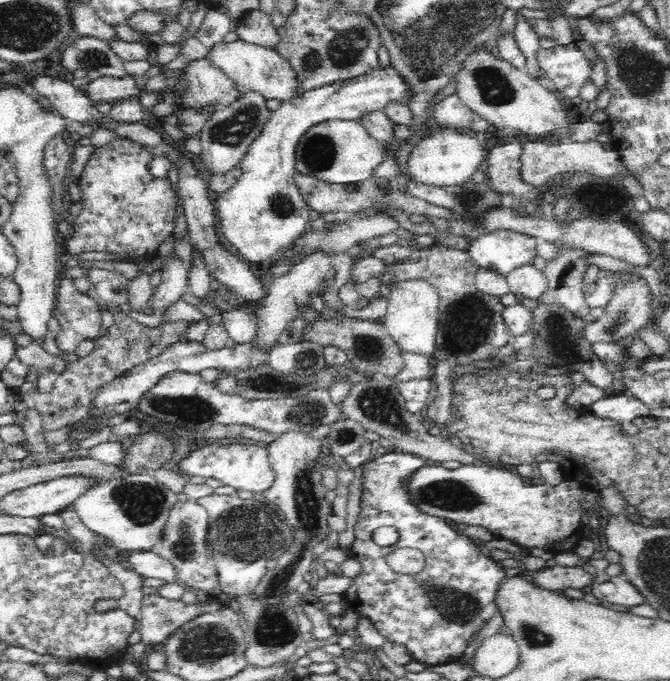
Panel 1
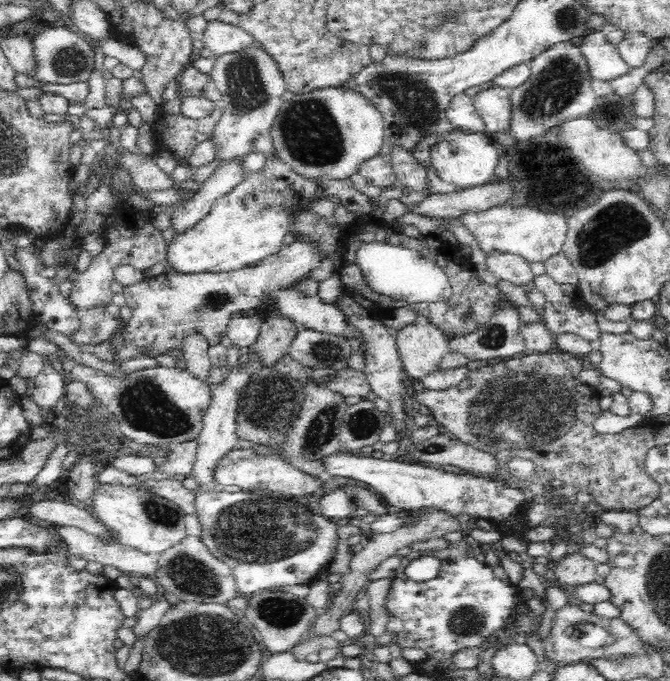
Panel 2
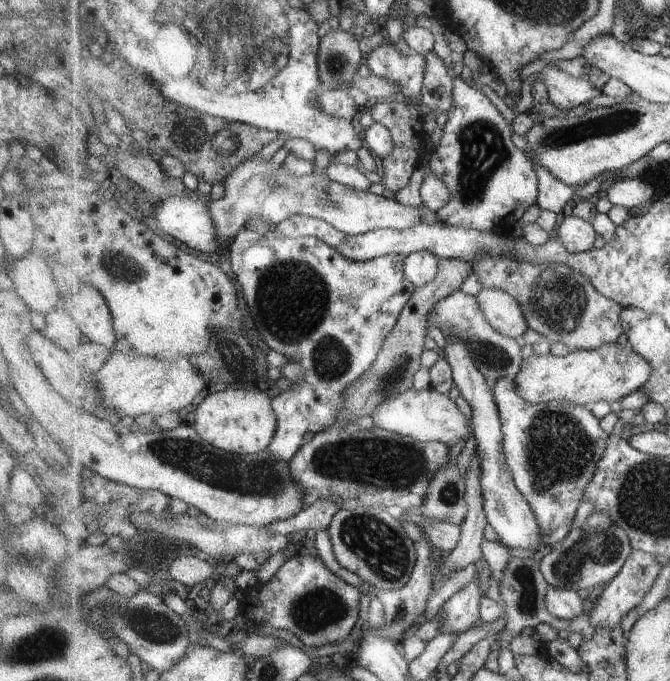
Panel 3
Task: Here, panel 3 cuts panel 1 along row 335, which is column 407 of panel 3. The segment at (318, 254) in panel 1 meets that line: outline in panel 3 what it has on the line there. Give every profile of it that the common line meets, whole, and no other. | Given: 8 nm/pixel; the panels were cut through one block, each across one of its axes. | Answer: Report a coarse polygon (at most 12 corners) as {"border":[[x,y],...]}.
{"border":[[431,250],[406,256],[407,280],[416,287],[437,278],[439,261]]}

